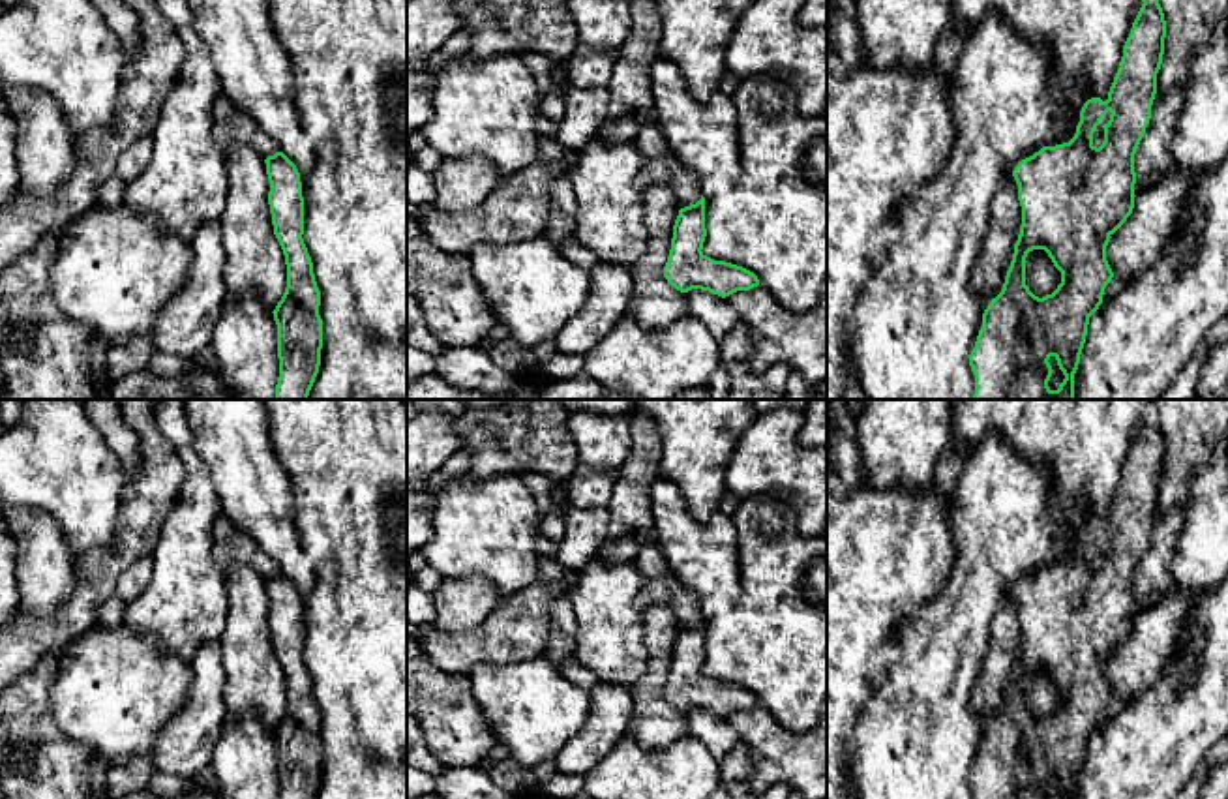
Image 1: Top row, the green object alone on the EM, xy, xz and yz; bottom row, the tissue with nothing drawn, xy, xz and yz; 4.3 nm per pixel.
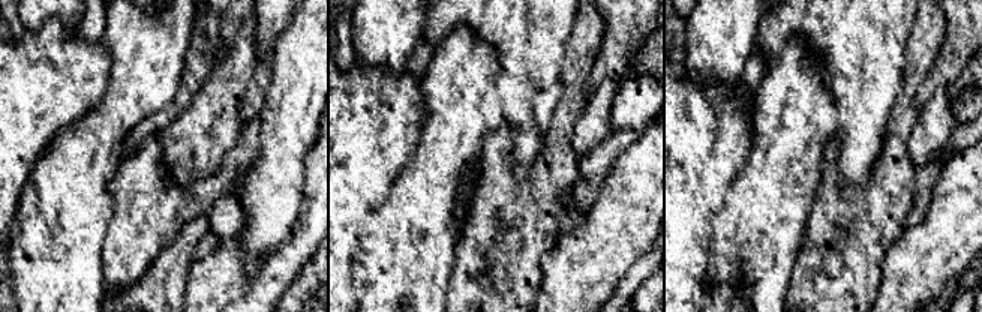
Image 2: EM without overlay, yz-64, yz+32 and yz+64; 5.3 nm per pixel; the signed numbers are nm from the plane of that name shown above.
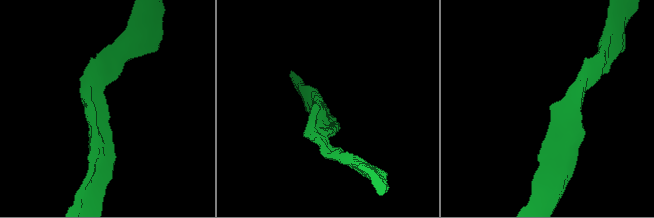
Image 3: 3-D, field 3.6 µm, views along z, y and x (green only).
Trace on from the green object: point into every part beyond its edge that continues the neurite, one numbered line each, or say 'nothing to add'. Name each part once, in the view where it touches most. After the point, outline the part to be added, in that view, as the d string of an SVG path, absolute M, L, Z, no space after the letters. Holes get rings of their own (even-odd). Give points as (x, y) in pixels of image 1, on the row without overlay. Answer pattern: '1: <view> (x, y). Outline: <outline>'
nothing to add

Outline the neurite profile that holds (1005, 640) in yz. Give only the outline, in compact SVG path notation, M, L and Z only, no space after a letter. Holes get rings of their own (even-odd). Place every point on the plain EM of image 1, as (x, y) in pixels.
M1012 598L999 608L992 621L990 649L975 688L975 715L982 730L1001 713L1020 655L1022 626L1018 604Z

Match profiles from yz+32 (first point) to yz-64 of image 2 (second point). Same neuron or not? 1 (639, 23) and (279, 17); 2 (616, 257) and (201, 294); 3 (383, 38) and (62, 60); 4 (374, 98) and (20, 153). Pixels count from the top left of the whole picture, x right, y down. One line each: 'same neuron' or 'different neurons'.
1: same neuron
2: same neuron
3: different neurons
4: same neuron

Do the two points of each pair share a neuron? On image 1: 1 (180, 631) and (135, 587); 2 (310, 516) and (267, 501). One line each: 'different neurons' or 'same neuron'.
1: different neurons
2: different neurons

